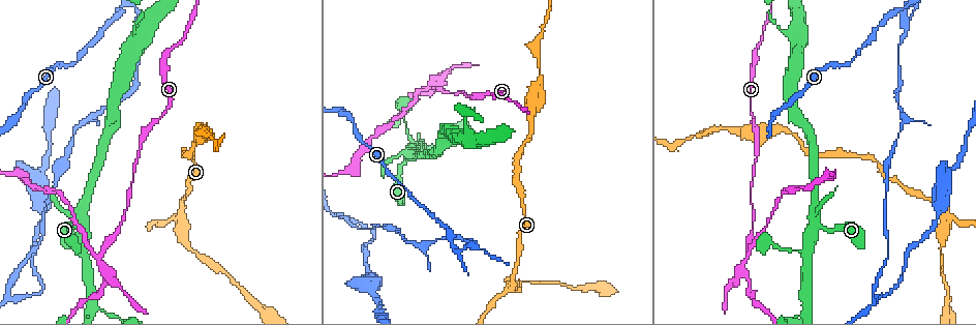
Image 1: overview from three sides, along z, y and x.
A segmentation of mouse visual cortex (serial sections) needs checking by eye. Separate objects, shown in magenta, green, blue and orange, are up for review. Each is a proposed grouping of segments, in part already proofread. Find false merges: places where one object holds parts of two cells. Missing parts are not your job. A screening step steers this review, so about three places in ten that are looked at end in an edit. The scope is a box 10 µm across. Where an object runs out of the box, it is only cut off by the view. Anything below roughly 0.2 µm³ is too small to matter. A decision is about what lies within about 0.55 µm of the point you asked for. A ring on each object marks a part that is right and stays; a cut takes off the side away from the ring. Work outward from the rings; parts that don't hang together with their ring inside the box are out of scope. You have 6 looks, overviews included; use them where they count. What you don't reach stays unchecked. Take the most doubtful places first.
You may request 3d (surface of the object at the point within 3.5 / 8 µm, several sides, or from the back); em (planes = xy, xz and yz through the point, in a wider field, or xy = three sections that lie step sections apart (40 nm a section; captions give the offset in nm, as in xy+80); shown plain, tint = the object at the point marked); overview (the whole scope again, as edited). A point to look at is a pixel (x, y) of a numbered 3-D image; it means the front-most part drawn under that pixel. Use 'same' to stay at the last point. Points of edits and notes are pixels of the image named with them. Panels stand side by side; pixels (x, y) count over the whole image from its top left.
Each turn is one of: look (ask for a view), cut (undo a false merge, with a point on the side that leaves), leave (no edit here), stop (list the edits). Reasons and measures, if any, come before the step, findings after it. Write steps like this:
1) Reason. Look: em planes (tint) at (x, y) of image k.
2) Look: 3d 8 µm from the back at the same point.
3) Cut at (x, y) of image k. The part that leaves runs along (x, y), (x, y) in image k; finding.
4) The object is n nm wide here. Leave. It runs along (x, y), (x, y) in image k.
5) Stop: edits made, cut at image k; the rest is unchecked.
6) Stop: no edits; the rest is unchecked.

Abrupt turn. Look: 3d 3.5 µm at (426, 88) of image 1.

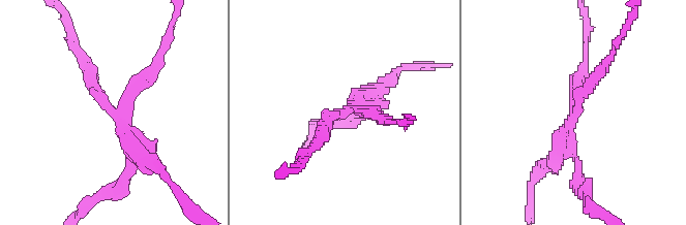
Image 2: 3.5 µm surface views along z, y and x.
3 arms meet here; the arms are 150, 200, 250 nm wide; now the EM. Look: em xy step 5 (tint) at (348, 109) of image 2.

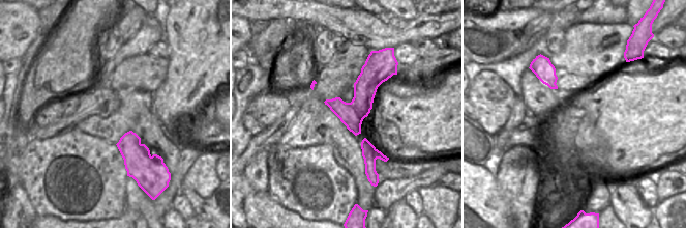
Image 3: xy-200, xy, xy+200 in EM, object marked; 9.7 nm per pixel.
Cut at (541, 164) of image 2. The part that leaves runs along (573, 110), (621, 37) in image 2; a second cell is stuck on.

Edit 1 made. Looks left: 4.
Look: overview.

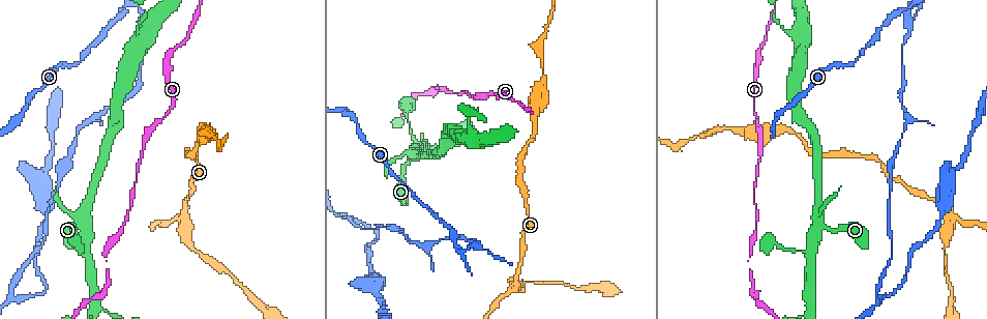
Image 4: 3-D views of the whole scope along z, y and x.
Sharp bend. Look: 3d 3.5 µm at (82, 228) of image 4.

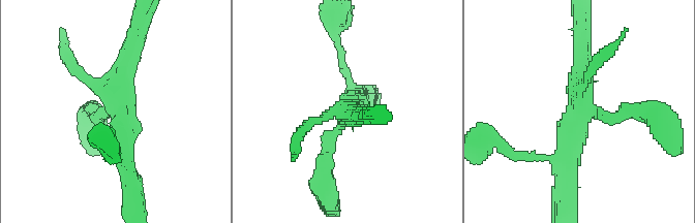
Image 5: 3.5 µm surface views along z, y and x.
Shape alone is not enough. Look: em xy step 3 (tint) at (587, 108) of image 5.

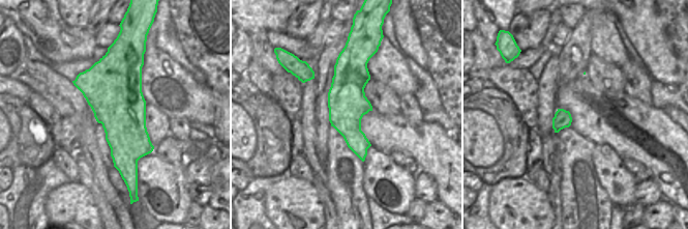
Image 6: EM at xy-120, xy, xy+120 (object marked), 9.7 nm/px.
Leave. It runs along (645, 113), (590, 113), (582, 45) in image 5; one cell here.

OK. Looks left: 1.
Stop: edits made, cut at image 2; the rest is unchecked.

